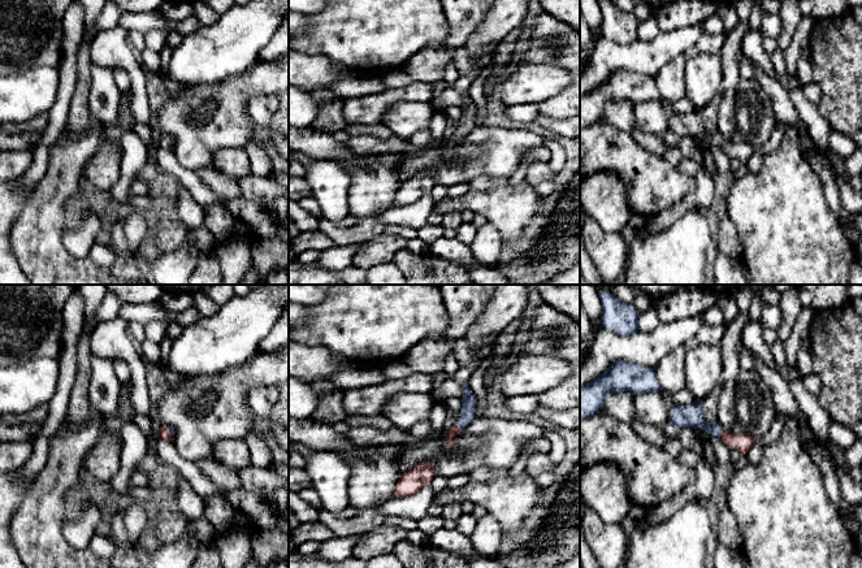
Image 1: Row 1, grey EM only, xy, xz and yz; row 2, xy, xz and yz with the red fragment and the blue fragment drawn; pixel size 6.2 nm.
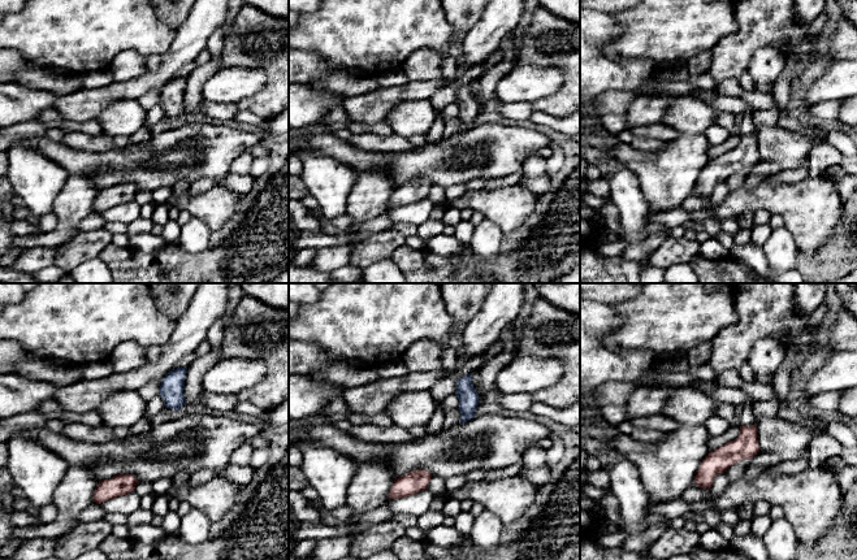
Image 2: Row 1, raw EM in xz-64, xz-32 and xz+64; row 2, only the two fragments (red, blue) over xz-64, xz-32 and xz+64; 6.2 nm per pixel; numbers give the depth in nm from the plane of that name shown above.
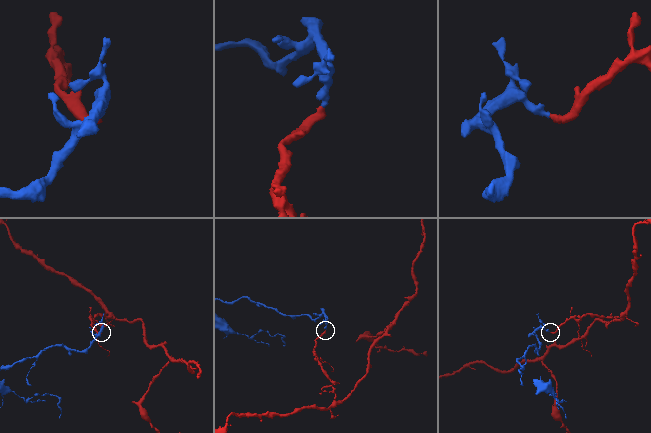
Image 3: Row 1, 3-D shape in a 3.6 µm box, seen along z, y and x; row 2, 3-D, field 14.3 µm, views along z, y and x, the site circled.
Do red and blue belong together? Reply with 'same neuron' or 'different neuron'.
same neuron

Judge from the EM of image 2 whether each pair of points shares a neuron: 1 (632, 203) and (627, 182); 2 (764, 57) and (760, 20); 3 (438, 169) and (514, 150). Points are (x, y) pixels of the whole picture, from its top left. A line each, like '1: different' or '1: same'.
1: same
2: different
3: same

